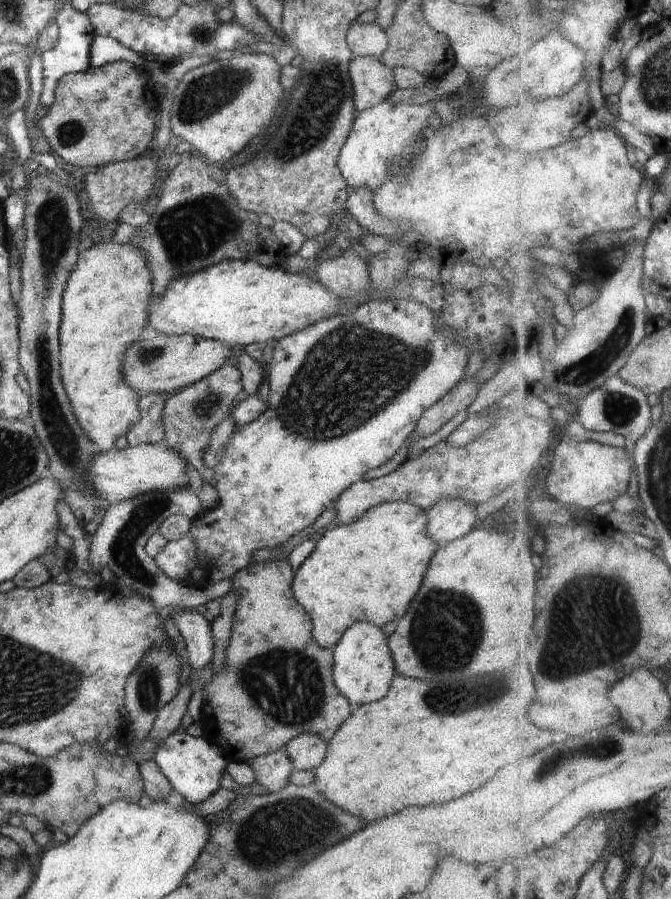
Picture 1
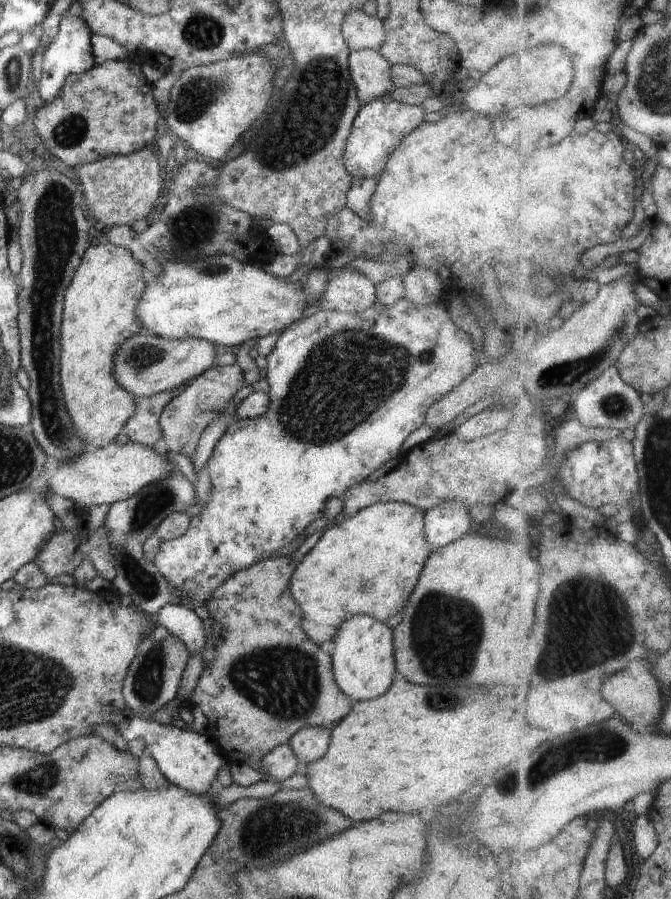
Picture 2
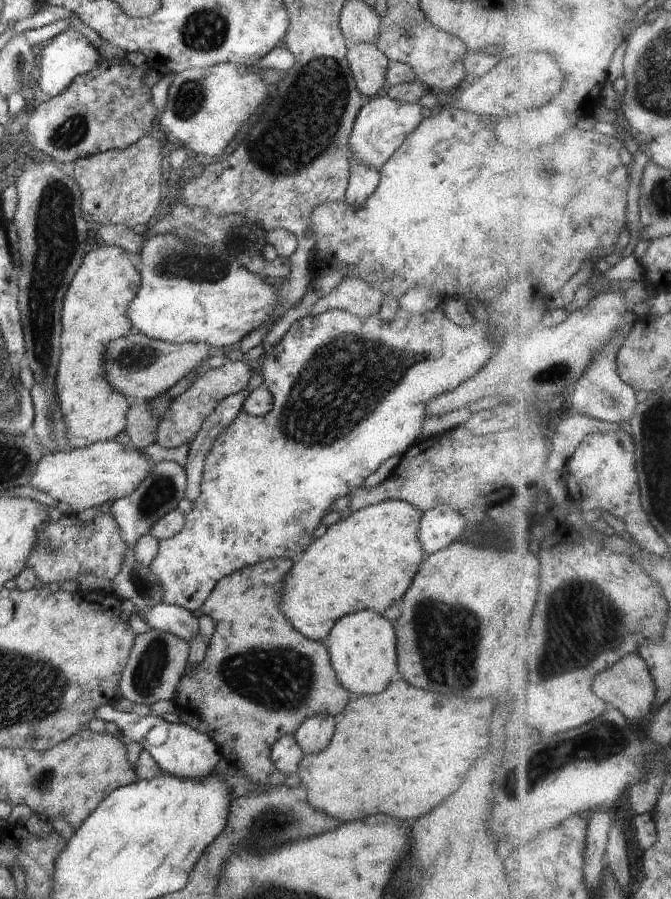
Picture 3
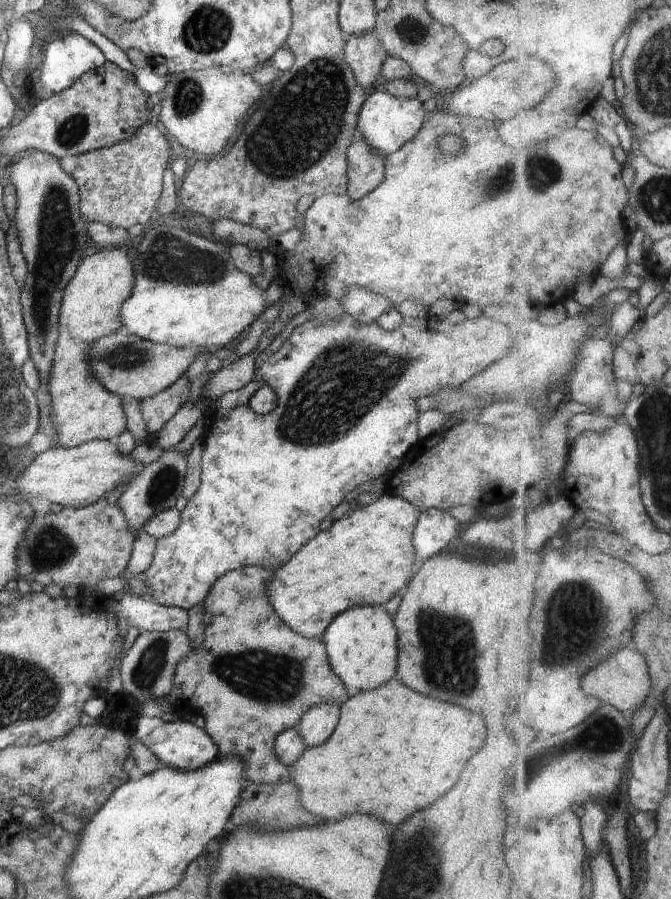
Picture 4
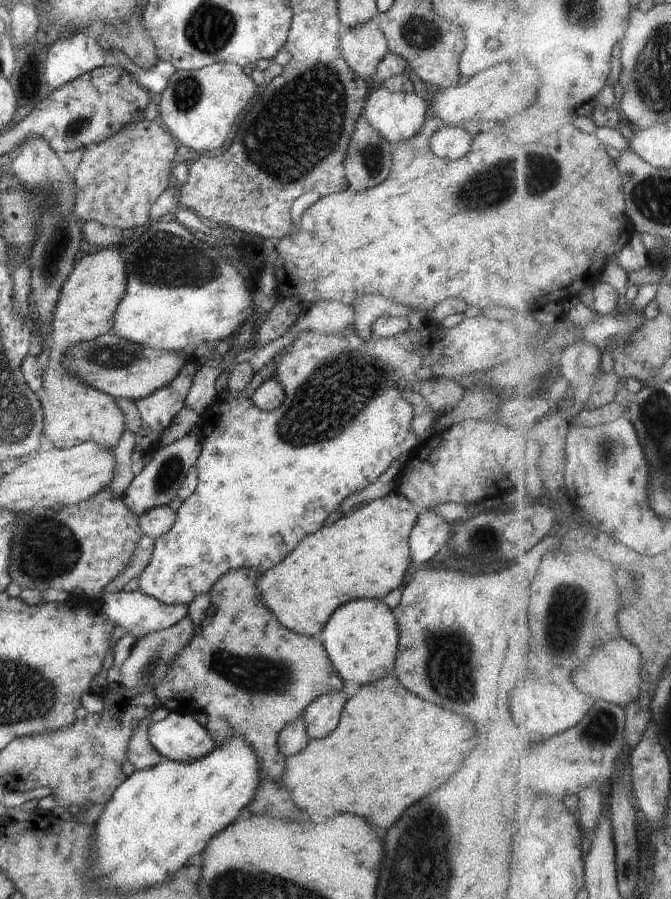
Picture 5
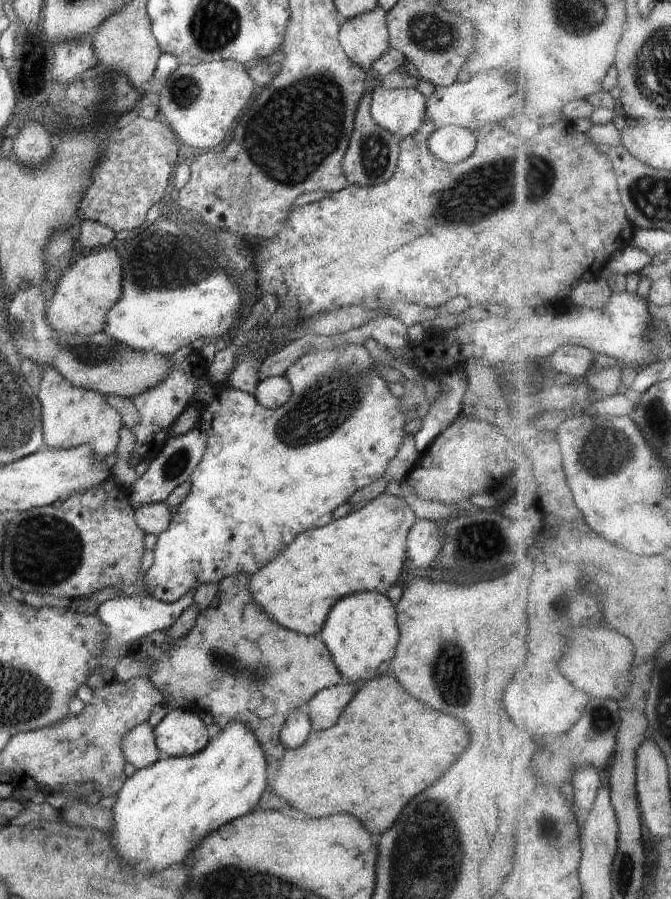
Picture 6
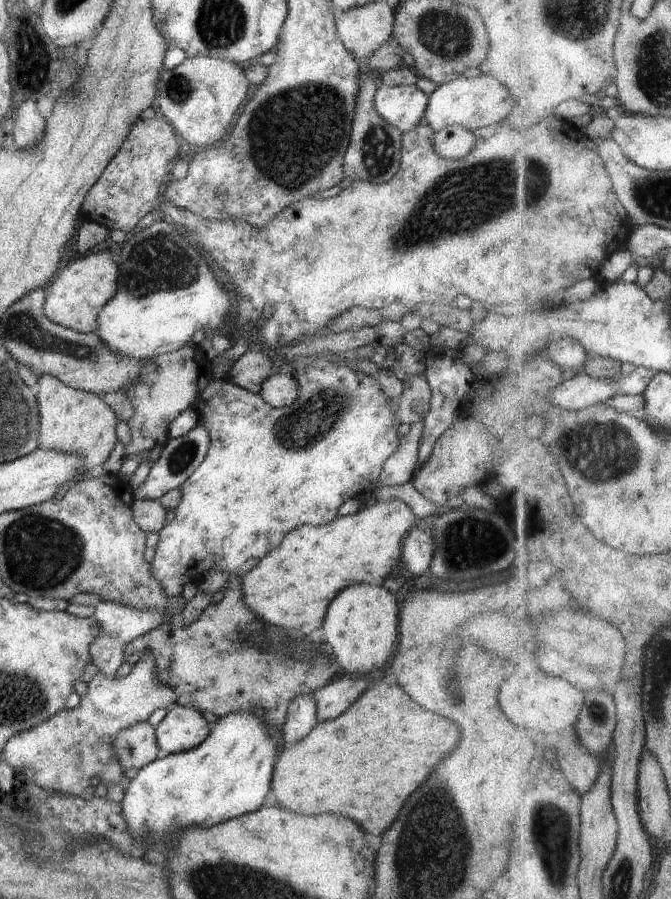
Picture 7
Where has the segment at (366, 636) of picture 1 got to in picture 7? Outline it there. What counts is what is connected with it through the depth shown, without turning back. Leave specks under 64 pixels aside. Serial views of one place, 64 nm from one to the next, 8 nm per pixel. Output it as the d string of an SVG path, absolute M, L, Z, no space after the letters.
M364 582L352 584L334 596L318 637L330 646L338 669L347 674L370 674L388 662L398 638L398 601L401 596Z

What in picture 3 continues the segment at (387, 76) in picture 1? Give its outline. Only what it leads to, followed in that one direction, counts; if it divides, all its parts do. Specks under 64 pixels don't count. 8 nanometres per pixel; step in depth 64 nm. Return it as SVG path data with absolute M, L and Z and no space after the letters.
M356 43L348 47L346 58L361 96L369 100L378 95L387 82L386 55L375 44Z

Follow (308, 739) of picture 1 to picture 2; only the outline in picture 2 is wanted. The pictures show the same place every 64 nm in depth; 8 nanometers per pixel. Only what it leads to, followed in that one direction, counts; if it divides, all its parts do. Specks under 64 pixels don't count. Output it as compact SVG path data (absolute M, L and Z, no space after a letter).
M308 727L299 730L289 740L289 747L303 769L308 763L320 760L329 747L331 730L324 727Z

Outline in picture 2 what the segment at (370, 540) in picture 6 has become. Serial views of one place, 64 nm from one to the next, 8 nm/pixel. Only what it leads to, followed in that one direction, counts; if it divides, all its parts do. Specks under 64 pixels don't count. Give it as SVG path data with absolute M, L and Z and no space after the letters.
M386 501L361 510L341 524L321 531L316 546L297 563L290 579L292 598L303 616L302 628L318 646L329 647L338 629L350 617L368 615L377 621L386 620L398 613L407 603L418 582L427 558L432 552L424 532L424 511L402 501Z

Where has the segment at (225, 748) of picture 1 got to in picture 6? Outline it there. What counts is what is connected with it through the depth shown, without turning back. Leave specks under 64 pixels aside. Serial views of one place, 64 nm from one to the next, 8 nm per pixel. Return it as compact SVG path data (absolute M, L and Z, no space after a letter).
M239 572L219 581L216 595L221 603L216 608L210 606L202 611L197 616L195 627L184 638L170 641L165 631L153 632L131 643L127 654L134 658L146 655L152 658L151 683L165 697L164 705L169 709L210 712L220 732L233 721L244 723L261 744L273 772L285 753L279 734L290 712L304 708L318 692L339 685L344 678L334 666L322 639L286 630L257 607L249 591L250 577L247 572Z

